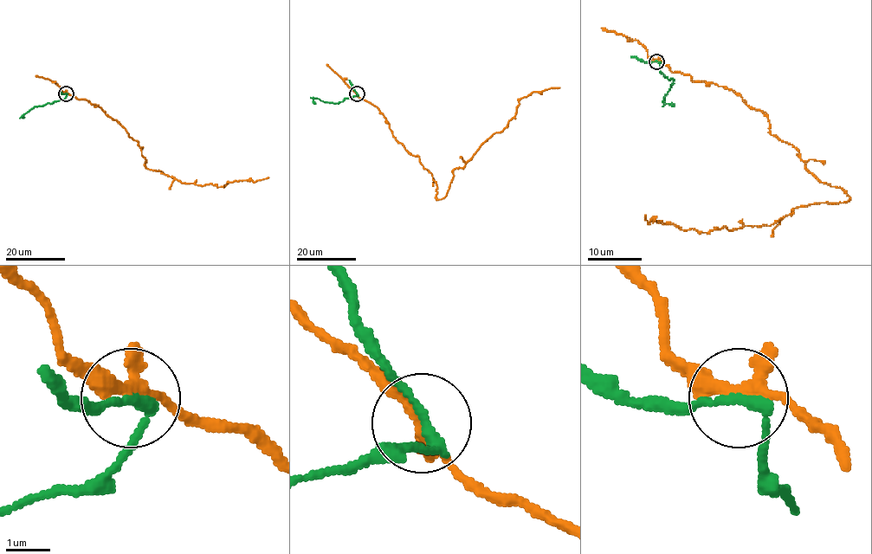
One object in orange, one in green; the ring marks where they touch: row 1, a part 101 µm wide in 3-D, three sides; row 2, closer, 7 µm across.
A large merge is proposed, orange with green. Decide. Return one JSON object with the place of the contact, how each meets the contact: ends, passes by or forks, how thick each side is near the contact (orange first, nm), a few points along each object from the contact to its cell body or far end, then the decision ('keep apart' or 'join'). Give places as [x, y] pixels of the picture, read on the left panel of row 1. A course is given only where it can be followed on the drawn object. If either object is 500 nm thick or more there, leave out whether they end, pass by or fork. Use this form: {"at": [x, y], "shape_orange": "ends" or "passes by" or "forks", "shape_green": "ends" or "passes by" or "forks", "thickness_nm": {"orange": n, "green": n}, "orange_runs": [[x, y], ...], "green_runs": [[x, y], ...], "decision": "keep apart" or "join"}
{"at": [66, 93], "shape_orange": "forks", "shape_green": "passes by", "thickness_nm": {"orange": 240, "green": 220}, "orange_runs": [[66, 93], [97, 105], [138, 143], [145, 166], [181, 183], [222, 187], [228, 183], [268, 177]], "green_runs": [[66, 93], [64, 99], [34, 106], [24, 117]], "decision": "keep apart"}

